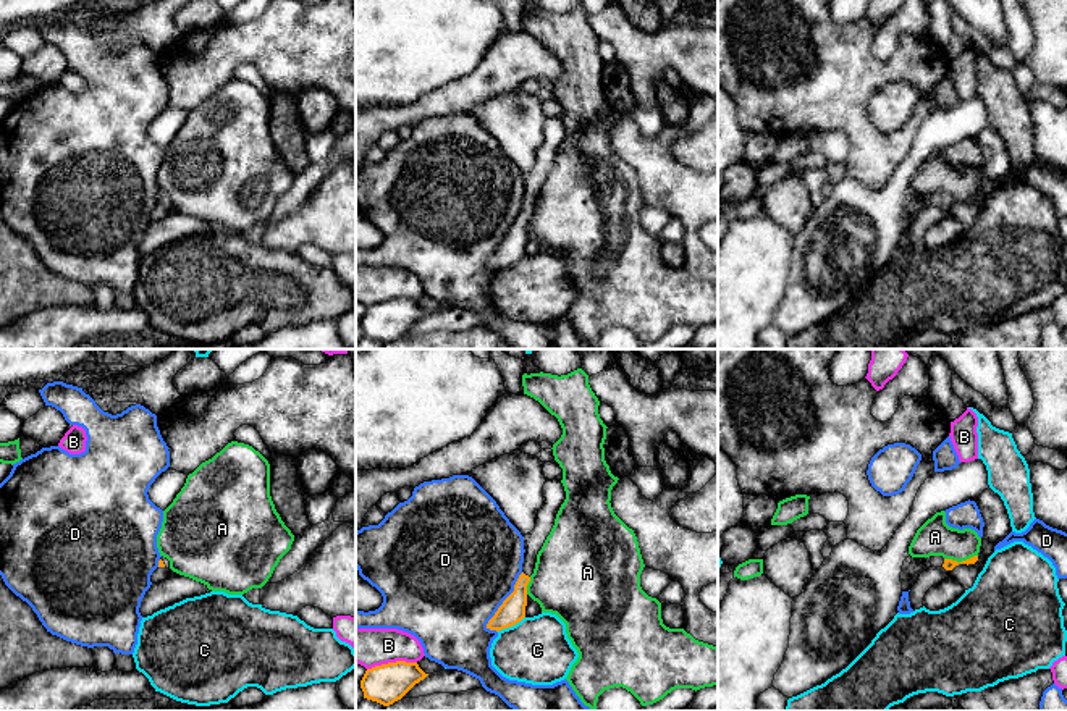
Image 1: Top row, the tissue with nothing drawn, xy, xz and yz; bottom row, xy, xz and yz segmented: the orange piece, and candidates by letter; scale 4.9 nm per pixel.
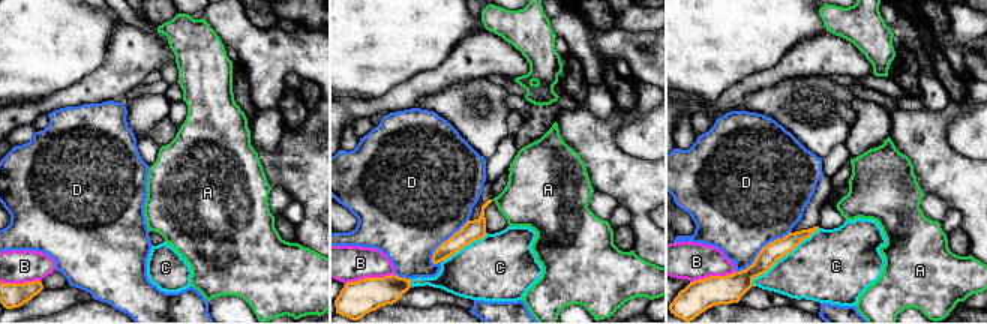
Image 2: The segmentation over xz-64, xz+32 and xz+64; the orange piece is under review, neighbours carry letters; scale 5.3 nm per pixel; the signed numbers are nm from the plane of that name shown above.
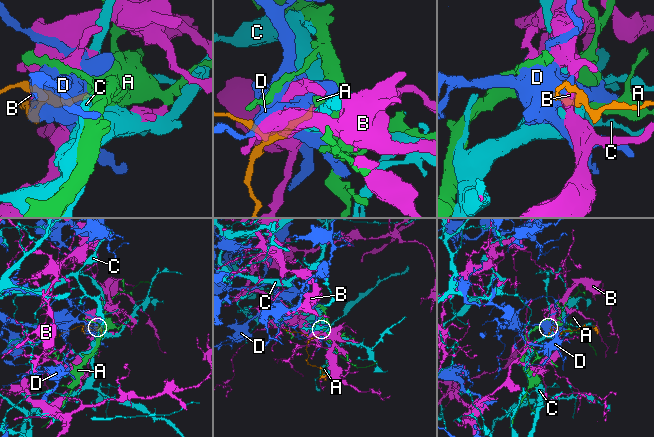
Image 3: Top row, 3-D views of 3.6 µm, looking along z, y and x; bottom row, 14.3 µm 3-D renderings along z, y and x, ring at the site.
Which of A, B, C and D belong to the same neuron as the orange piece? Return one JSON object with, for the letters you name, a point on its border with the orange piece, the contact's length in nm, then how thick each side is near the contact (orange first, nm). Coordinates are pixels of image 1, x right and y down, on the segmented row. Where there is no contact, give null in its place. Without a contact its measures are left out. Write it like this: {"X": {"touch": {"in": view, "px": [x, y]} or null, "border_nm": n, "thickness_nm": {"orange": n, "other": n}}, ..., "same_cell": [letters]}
{"same_cell": []}

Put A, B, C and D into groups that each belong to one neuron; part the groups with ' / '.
A / B / C / D

